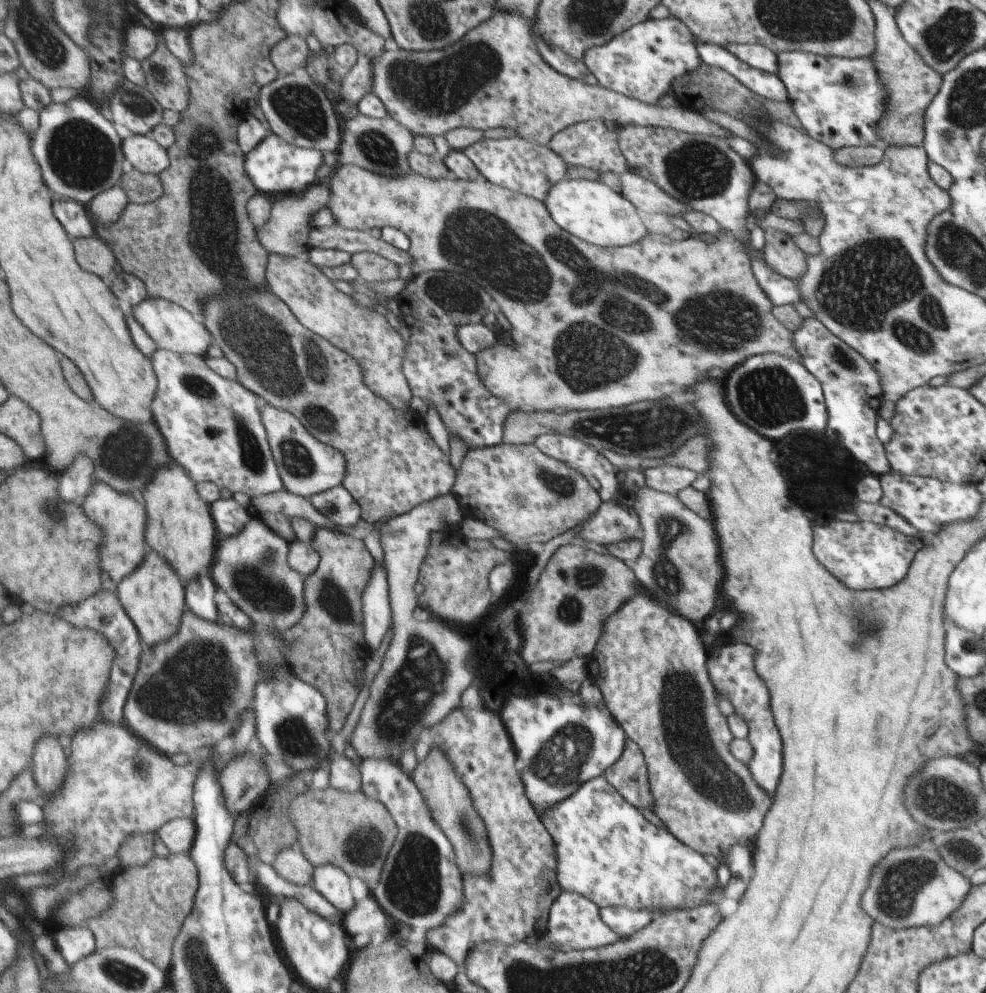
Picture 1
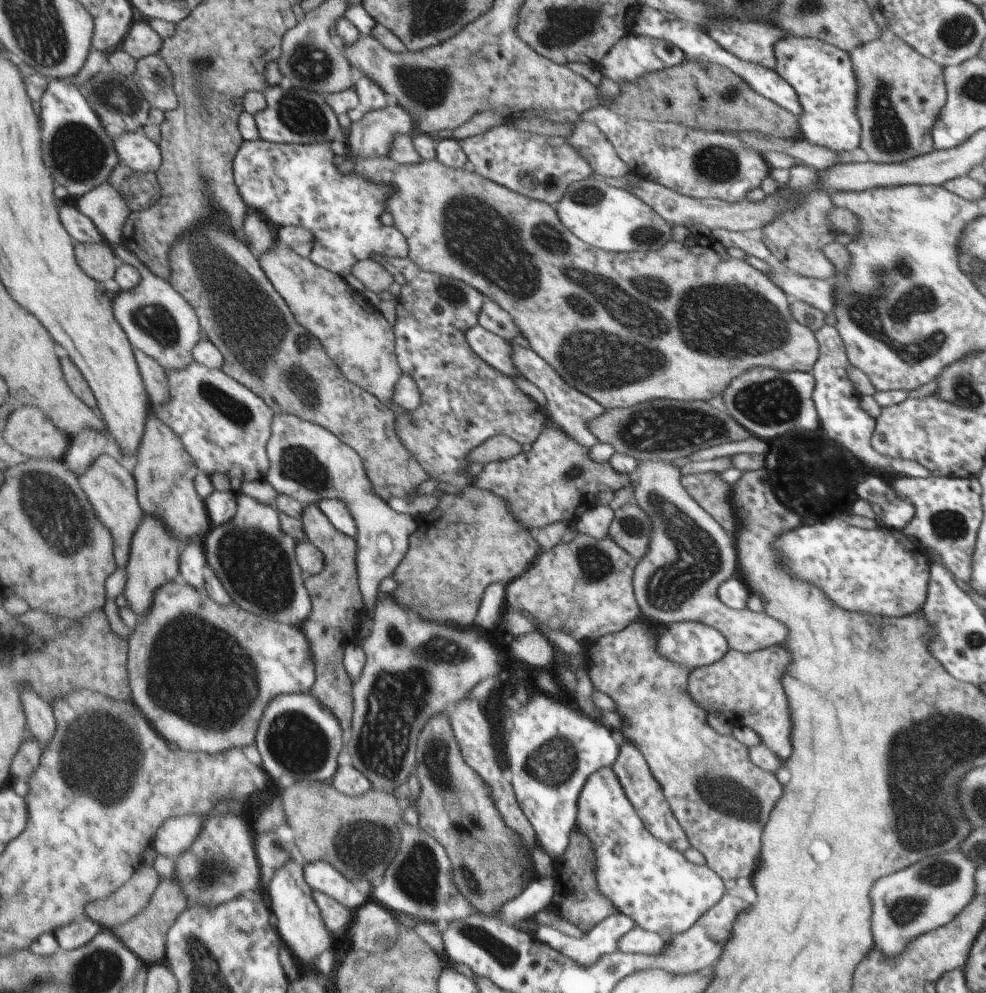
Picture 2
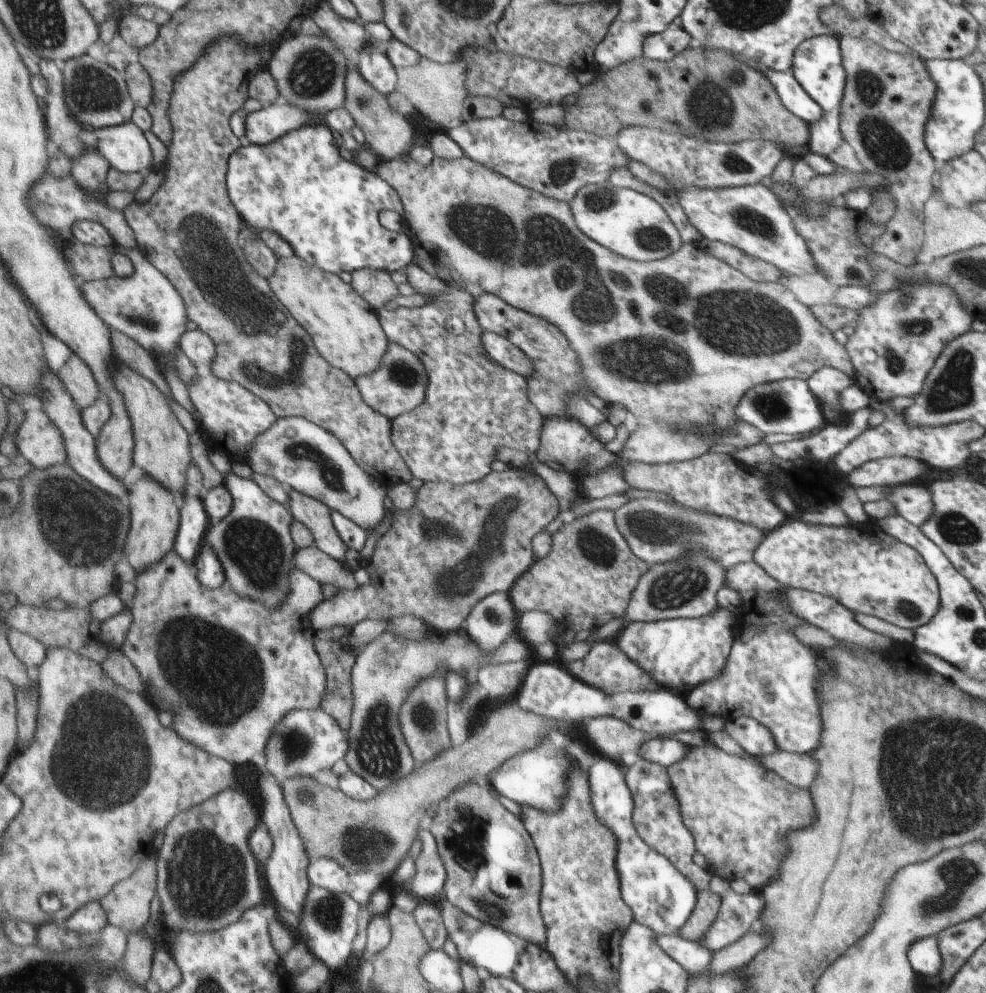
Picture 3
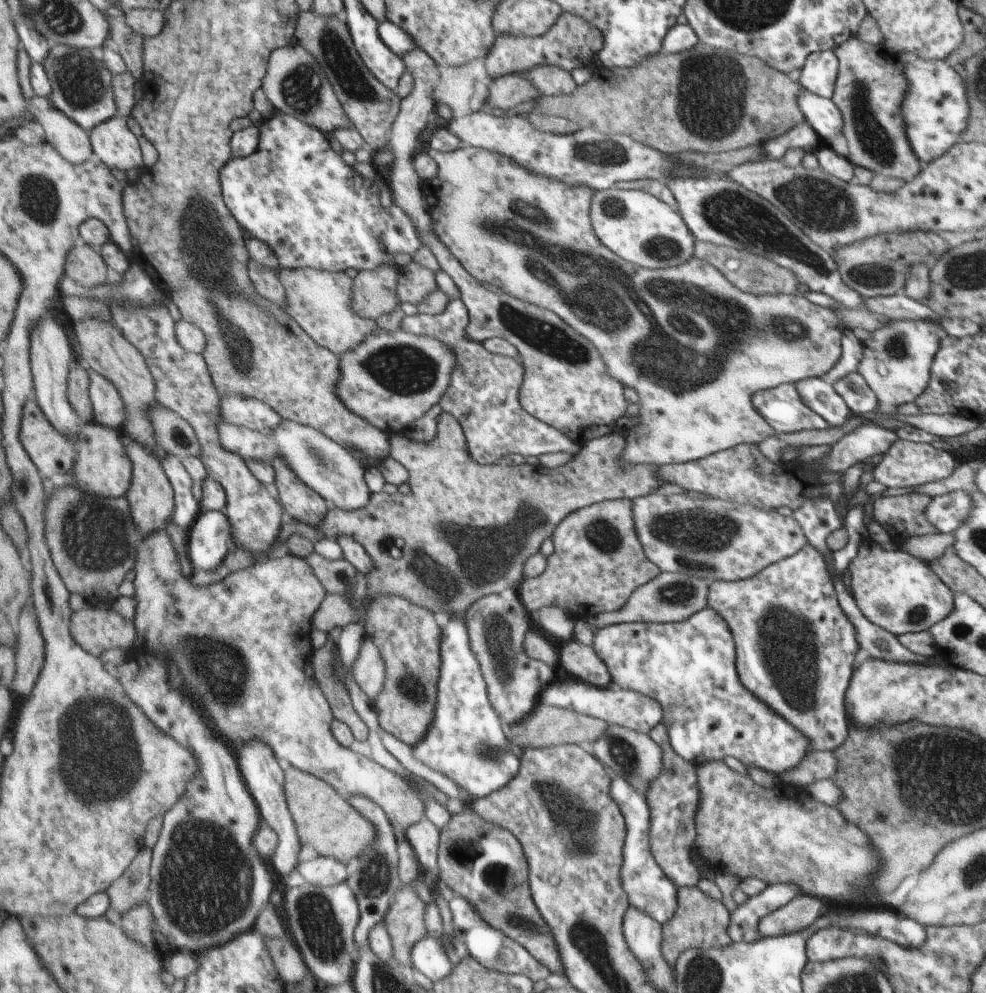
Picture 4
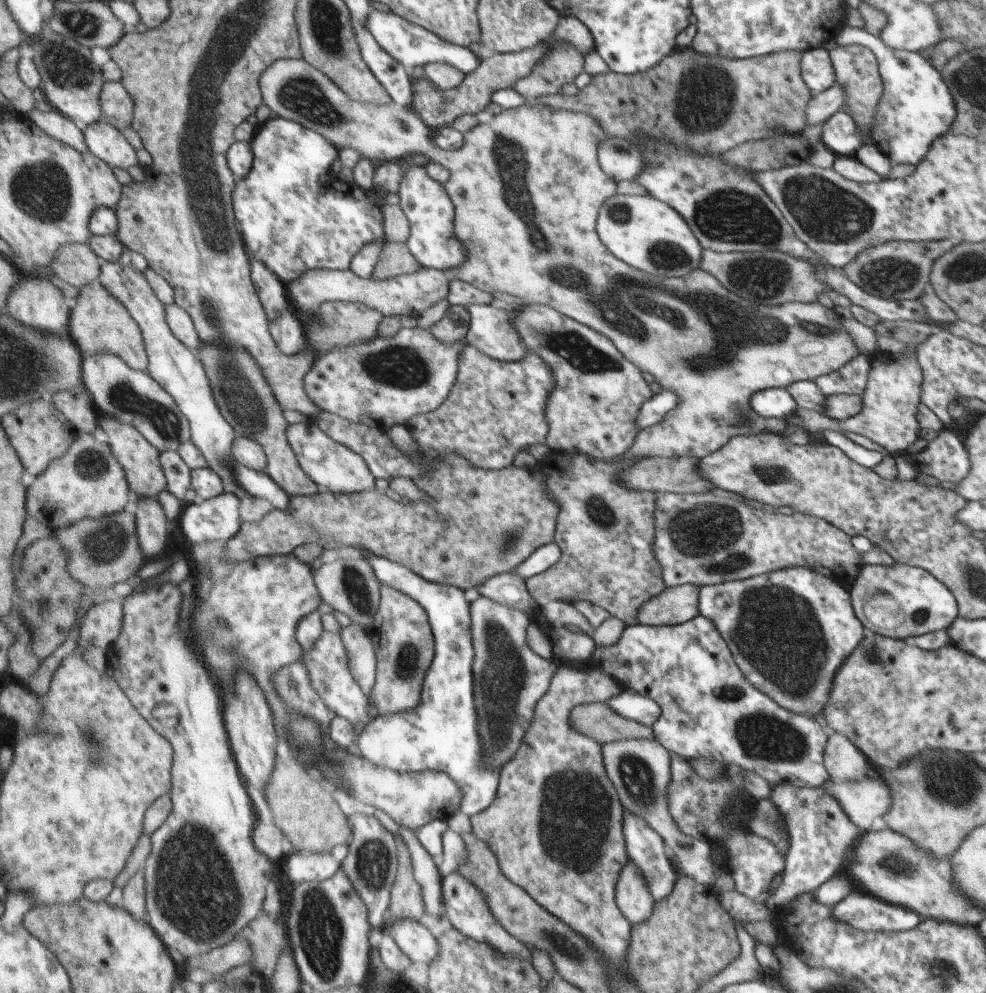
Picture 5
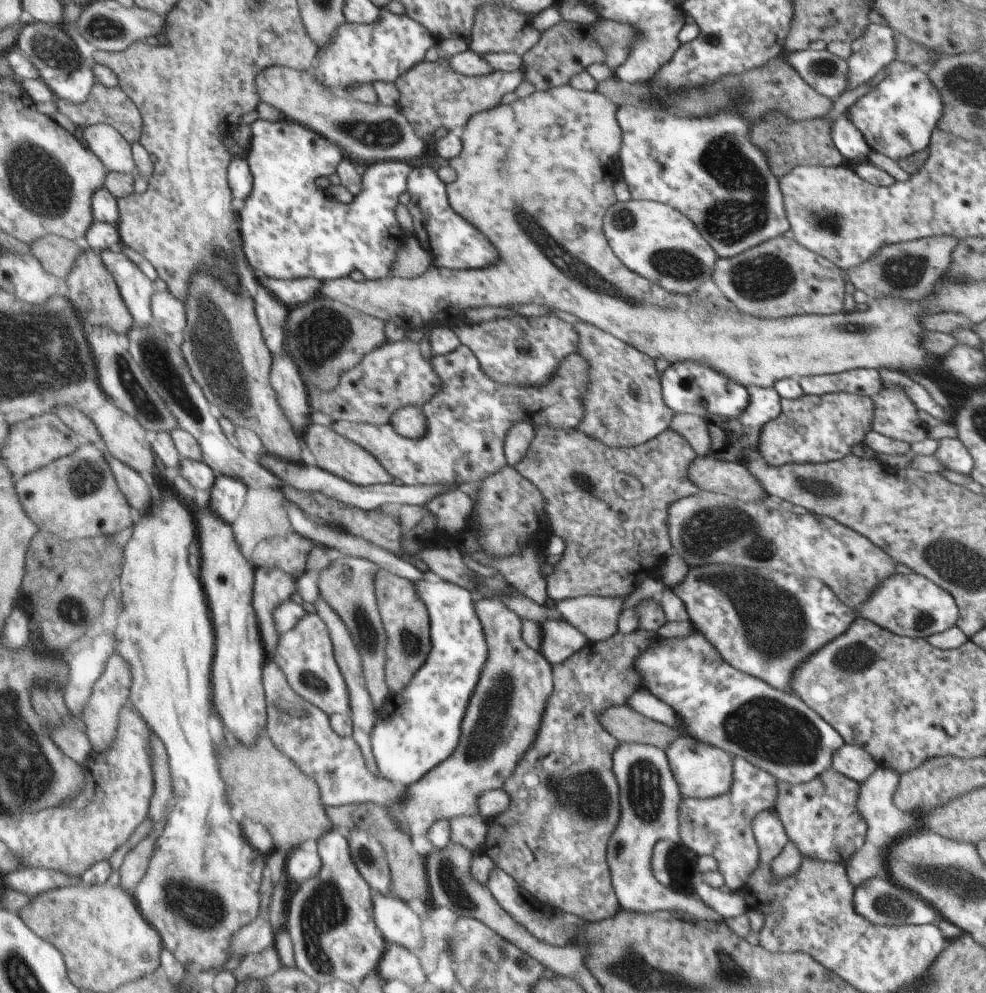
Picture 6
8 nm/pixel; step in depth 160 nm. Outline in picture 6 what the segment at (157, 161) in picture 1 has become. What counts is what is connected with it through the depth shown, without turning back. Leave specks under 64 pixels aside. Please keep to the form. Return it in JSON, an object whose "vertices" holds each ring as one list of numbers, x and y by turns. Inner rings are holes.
{"vertices":[[99,123,83,130,84,142,110,171,120,173,136,172,136,157,132,144,113,126]]}

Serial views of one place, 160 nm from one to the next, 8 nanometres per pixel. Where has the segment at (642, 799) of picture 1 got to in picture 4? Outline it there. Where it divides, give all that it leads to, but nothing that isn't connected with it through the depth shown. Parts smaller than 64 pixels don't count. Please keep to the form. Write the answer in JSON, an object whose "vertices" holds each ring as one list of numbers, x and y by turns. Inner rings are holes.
{"vertices":[[660,722,648,732,648,735,662,752,661,772,650,782,645,797,650,814,650,827,648,828,650,853,663,874,675,886,692,887,699,878,694,864,688,857,694,848,696,835,694,816,698,809,700,795,695,766,690,762,685,762,673,752,665,727]]}

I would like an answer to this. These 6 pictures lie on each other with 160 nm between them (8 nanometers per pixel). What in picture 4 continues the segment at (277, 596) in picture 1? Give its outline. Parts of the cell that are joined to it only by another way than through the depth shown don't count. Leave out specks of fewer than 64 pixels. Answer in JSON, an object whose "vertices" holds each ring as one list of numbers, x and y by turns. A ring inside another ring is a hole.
{"vertices":[[111,305,109,310,116,326,144,353,156,380,157,400,163,406,178,412,196,430,200,459,205,463,208,476,217,479,225,487,228,496,225,512,232,524,232,542,237,542,235,545,246,551,260,549,267,554,273,551,272,546,283,530,284,507,267,492,267,488,253,474,246,460,222,445,220,424,225,423,222,417,222,398,219,397,219,390,213,382,205,357,189,352,180,343,176,322,169,308,165,306,151,308]]}

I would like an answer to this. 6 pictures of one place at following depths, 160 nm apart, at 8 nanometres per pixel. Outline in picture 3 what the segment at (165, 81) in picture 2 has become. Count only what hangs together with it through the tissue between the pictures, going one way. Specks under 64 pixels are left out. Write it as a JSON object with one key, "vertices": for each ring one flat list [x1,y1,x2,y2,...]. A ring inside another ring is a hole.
{"vertices":[[133,58,131,64,124,71,128,94,133,100,136,107,148,109,155,102,155,84,153,84,153,76,143,67,137,58]]}

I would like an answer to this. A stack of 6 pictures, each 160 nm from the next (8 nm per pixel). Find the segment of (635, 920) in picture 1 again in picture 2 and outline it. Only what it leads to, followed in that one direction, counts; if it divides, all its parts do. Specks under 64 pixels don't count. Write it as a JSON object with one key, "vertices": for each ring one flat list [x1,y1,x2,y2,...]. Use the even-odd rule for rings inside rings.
{"vertices":[[616,912,597,922,581,938,573,938,546,925,539,925,535,936,553,950,582,967,591,966,601,955,617,952,617,941,634,927,634,922]]}

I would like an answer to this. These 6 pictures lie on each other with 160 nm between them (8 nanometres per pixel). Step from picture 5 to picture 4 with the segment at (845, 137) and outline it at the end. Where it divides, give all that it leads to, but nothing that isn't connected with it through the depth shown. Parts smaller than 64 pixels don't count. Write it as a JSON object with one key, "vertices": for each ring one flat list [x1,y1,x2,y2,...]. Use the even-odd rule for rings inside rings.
{"vertices":[[802,90,796,97,796,103,801,112,804,112,805,121,816,132,820,139,820,145,826,145,835,134,839,134,843,128,843,117,840,109,833,104,832,99,826,99]]}

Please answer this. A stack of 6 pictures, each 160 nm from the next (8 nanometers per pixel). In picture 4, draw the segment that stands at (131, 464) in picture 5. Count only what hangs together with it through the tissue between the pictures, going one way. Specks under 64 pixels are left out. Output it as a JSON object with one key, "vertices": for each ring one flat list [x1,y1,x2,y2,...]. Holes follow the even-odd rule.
{"vertices":[[125,437,127,452,132,460,132,483,127,498,132,508,132,515,136,525,142,532,142,538,152,535,155,531,165,528,176,510,176,492,168,473,165,472,161,457,154,455,150,448,134,438]]}

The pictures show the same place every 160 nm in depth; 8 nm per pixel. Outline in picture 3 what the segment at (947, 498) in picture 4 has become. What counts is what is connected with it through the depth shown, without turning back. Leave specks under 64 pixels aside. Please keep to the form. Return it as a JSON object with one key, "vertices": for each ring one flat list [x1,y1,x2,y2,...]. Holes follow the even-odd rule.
{"vertices":[[900,485,884,489,889,490,884,499,889,500,897,515,910,524,919,527,931,516,931,494,925,486]]}

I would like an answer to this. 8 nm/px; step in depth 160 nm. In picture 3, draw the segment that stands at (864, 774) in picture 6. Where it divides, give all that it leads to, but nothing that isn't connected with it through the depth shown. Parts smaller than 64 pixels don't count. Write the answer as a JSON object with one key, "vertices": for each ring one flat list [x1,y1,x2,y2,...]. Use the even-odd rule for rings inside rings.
{"vertices":[[803,750,795,752,776,751,768,756,757,756,756,760,766,770,776,773,797,788,809,788,817,776,817,760,805,756]]}

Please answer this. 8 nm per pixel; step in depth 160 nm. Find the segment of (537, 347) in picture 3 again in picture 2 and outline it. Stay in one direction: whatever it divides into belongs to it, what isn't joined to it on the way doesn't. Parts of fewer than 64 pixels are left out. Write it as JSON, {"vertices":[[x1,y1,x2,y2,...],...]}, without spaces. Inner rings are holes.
{"vertices":[[485,298,478,315,478,325,510,342,514,336,521,335,512,316,500,305,487,298]]}

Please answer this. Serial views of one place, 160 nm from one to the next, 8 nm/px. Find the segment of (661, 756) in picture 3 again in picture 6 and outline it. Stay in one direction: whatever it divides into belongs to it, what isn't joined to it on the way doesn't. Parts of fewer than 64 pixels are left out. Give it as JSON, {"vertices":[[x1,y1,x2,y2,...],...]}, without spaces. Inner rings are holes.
{"vertices":[[694,626,690,635,682,639,658,636,658,640,636,658,634,667,642,678,641,686,678,714,682,720,682,726,677,729,681,737,709,743,733,757,744,758,771,774,779,783,807,783,817,778,831,768,833,754,844,744,840,733,798,696,773,688,759,678,733,668]]}

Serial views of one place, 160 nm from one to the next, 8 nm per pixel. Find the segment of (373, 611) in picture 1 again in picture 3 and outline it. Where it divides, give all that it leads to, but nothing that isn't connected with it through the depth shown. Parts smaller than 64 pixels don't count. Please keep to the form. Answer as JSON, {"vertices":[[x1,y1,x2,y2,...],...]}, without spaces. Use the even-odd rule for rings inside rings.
{"vertices":[[279,417,277,423,262,434,250,450,248,466,255,474,272,475,280,481,284,488,291,491,296,489,302,494,311,496,329,506,332,511,338,511,365,531,377,530,387,518,385,496,388,496,387,485,381,484,371,477,352,456,350,451,332,433,321,425,304,417]]}

